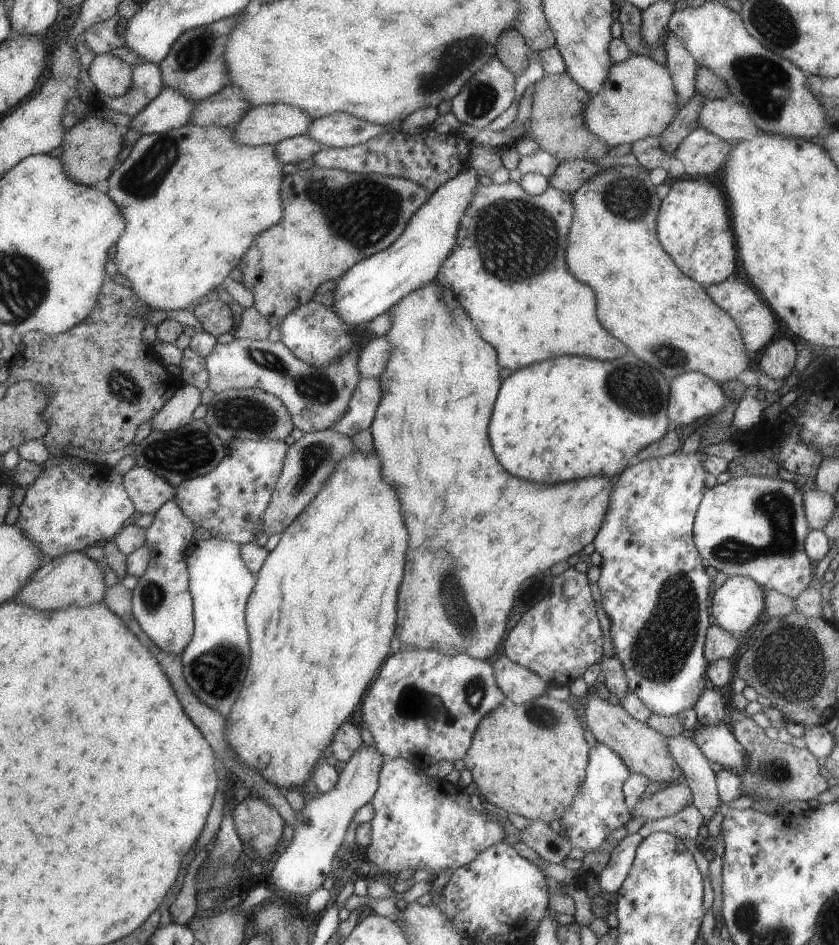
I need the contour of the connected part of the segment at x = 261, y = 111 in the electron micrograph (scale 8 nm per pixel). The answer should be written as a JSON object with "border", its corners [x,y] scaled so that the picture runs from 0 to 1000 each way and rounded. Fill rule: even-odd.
{"border":[[[343,110],[309,111],[299,113],[275,135],[284,152],[327,153],[362,143],[371,127],[365,119]]]}

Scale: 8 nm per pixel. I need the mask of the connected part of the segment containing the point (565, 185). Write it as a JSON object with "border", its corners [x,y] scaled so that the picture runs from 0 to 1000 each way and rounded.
{"border":[[[695,168],[670,169],[660,184],[652,188],[654,197],[682,206],[696,193],[701,193],[708,184],[715,184],[718,180],[721,178]]]}

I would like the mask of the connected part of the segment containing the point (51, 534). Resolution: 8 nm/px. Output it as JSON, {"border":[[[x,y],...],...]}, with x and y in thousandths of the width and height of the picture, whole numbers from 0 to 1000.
{"border":[[[61,481],[55,490],[55,497],[45,506],[45,510],[32,517],[29,531],[23,539],[24,547],[19,556],[29,560],[31,567],[36,567],[48,578],[54,590],[60,588],[62,592],[106,581],[112,576],[138,571],[147,563],[150,550],[160,544],[160,533],[150,517],[149,504],[138,495],[76,481]]]}

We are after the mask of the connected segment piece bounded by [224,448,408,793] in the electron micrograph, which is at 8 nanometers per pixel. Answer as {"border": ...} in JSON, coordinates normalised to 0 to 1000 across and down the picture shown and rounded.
{"border":[[[422,474],[417,481],[410,483],[373,532],[336,563],[331,578],[316,594],[311,604],[305,607],[306,621],[297,633],[298,643],[293,643],[293,656],[298,656],[298,688],[303,690],[303,698],[298,698],[298,715],[293,715],[293,724],[288,724],[288,737],[284,737],[284,745],[279,745],[272,760],[268,760],[267,775],[269,775],[269,783],[284,798],[286,806],[296,813],[308,815],[315,824],[337,839],[360,834],[365,825],[369,825],[369,821],[373,821],[374,808],[386,798],[386,792],[395,789],[406,767],[412,765],[412,760],[417,760],[417,756],[427,749],[434,732],[439,732],[440,727],[448,720],[448,713],[452,713],[451,709],[455,701],[465,692],[470,665],[473,665],[472,629],[482,607],[482,595],[484,595],[482,584],[486,578],[486,561],[477,546],[477,529],[470,516],[465,512],[458,512],[455,508],[455,491],[454,480],[447,475],[441,478],[429,478],[429,475]]]}

